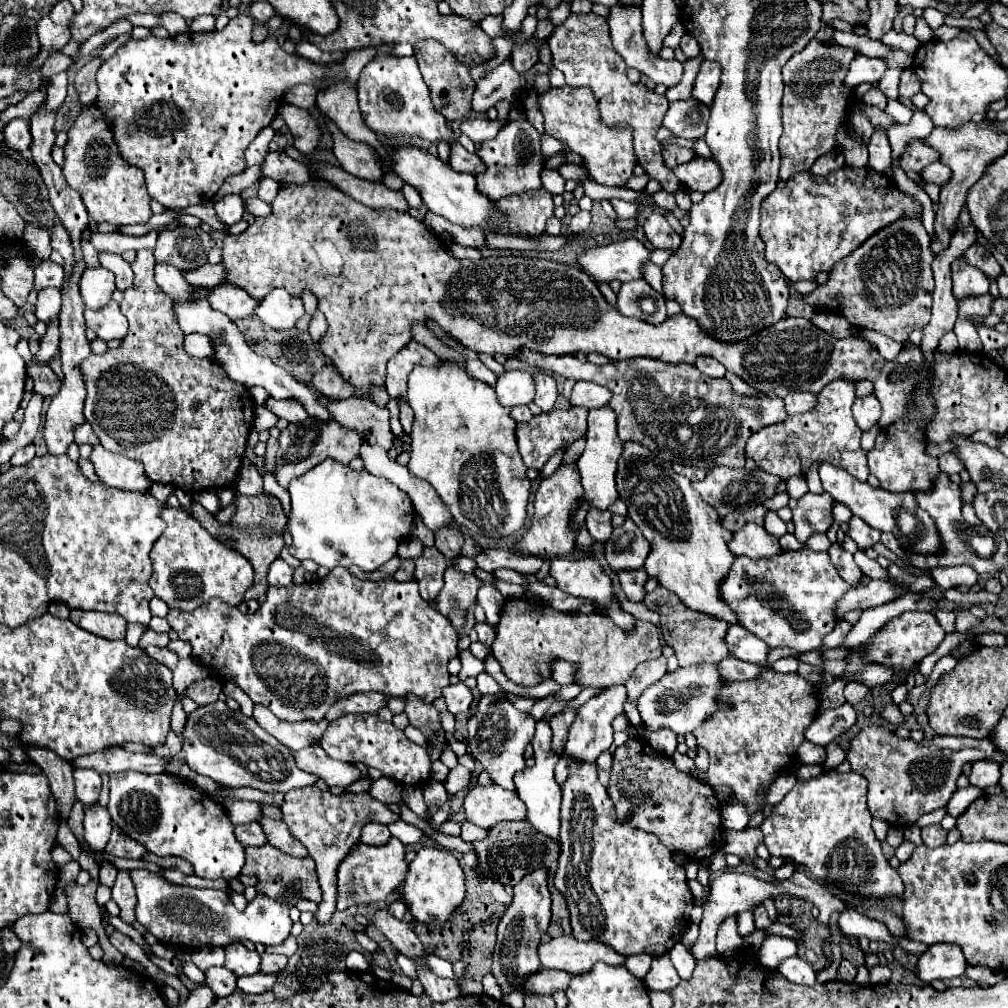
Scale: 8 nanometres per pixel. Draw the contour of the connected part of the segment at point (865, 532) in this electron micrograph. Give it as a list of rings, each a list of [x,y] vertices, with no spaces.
[[[853,516],[851,518],[851,522],[849,522],[849,536],[859,544],[859,548],[861,550],[867,550],[869,546],[873,546],[875,542],[879,542],[879,536],[881,536],[881,532],[877,532],[877,530],[873,530],[873,528],[869,528],[869,524],[865,524],[861,518],[857,518],[857,516]]]

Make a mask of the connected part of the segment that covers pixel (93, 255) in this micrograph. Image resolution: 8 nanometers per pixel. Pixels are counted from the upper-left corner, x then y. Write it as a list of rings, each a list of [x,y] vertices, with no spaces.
[[[83,240],[81,242],[83,257],[88,268],[97,268],[100,266],[99,252],[93,247],[90,241]]]

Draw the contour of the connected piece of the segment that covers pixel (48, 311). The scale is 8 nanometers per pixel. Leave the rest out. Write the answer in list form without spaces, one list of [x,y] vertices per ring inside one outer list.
[[[59,288],[39,290],[37,304],[35,304],[35,316],[49,326],[53,320],[59,318],[59,310],[61,310],[61,290]]]

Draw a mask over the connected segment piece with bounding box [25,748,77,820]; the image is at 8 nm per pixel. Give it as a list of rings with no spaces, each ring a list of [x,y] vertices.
[[[25,748],[31,760],[49,776],[51,792],[57,800],[57,812],[61,820],[69,818],[69,812],[75,804],[75,790],[73,790],[73,768],[69,768],[67,760],[61,760],[55,752],[45,748]]]

